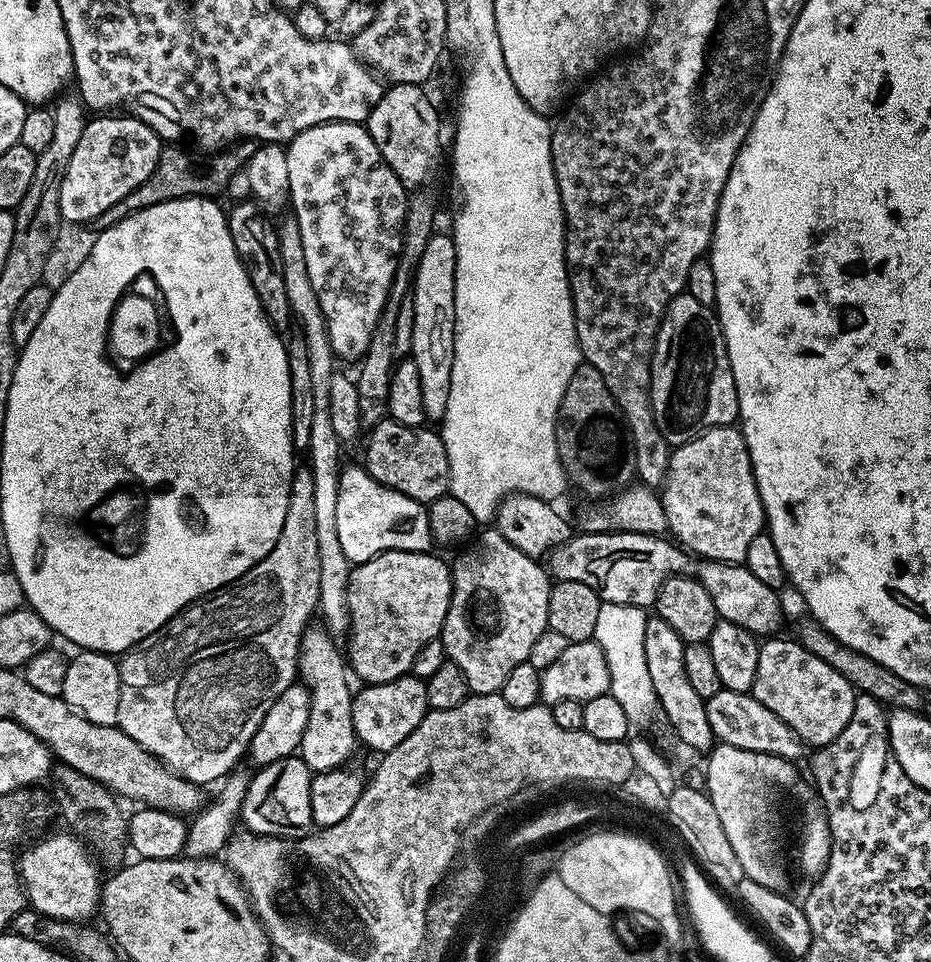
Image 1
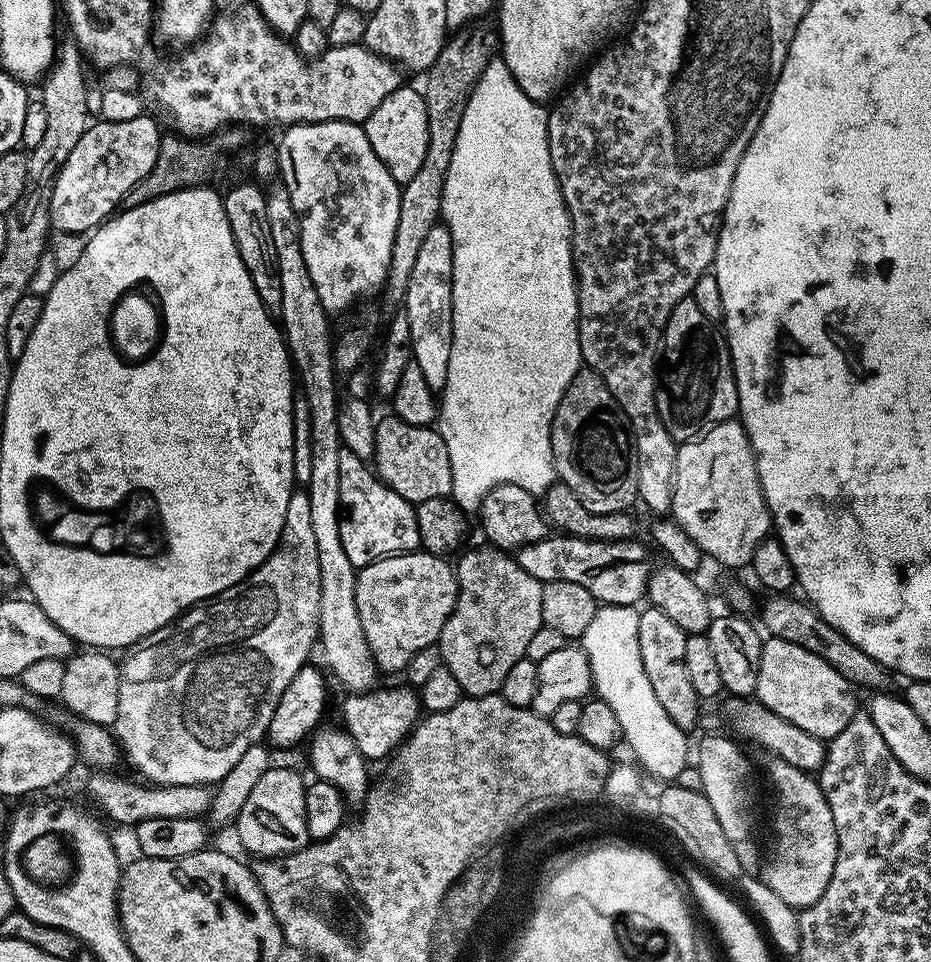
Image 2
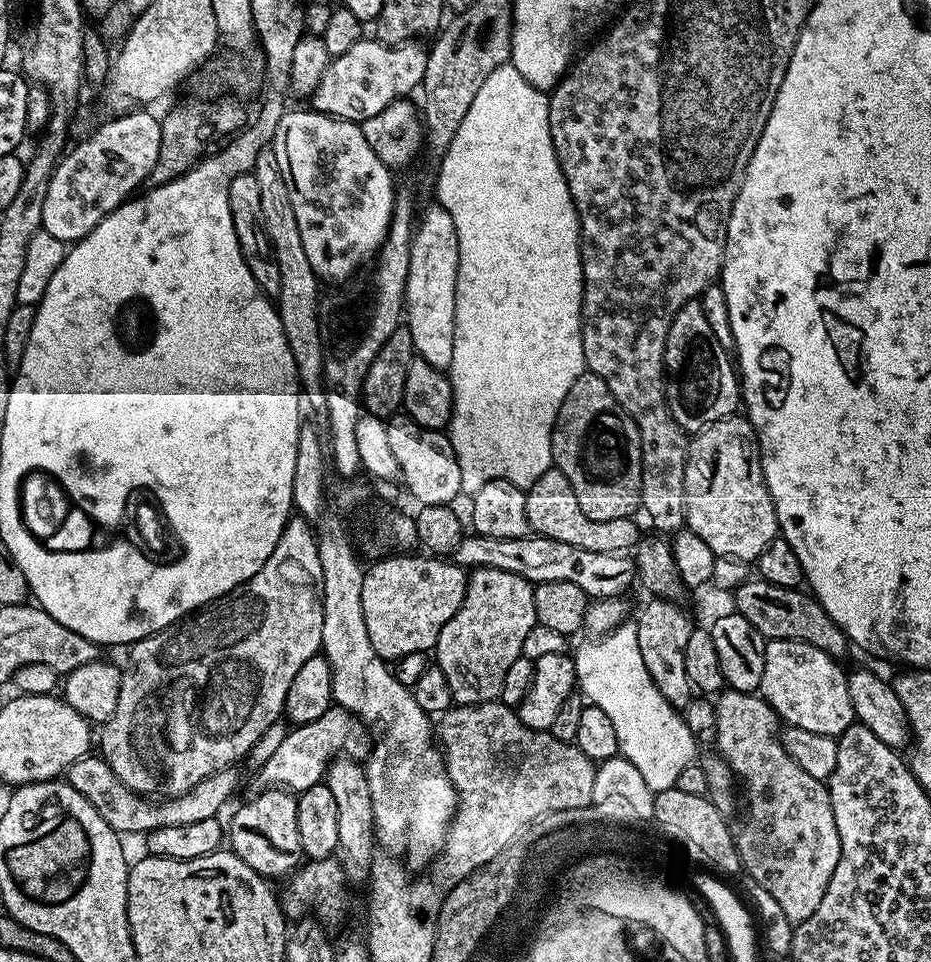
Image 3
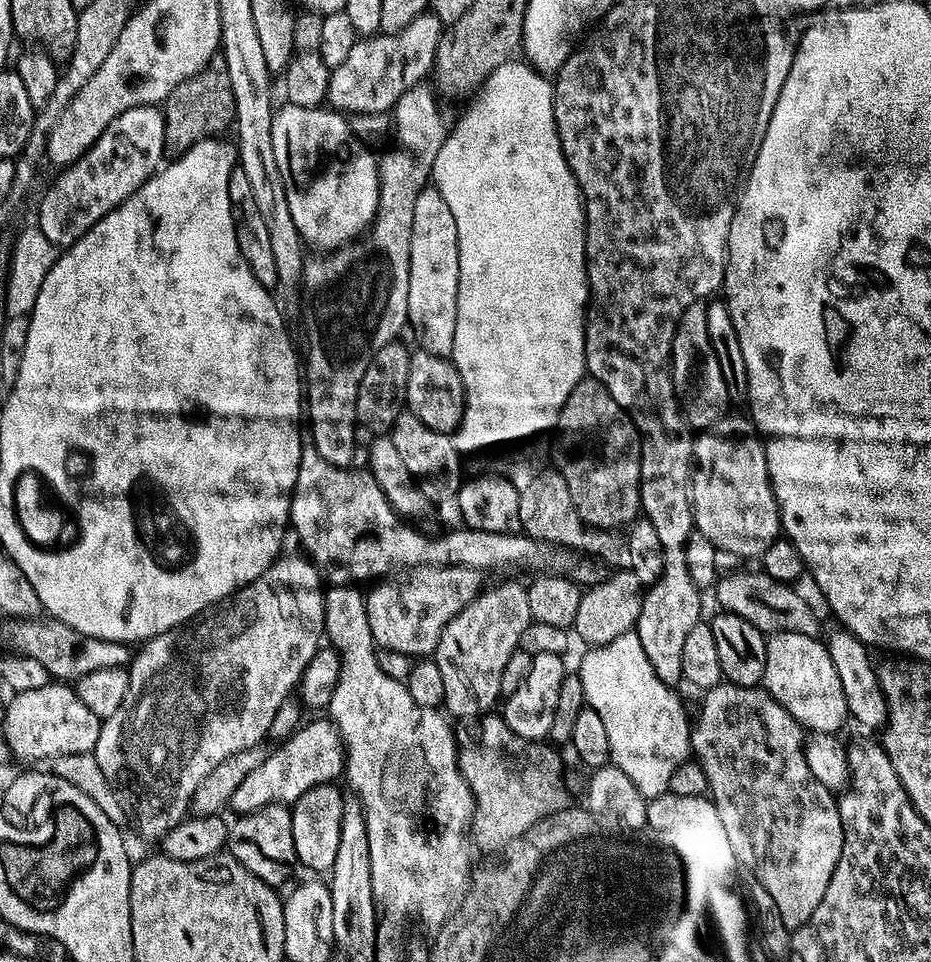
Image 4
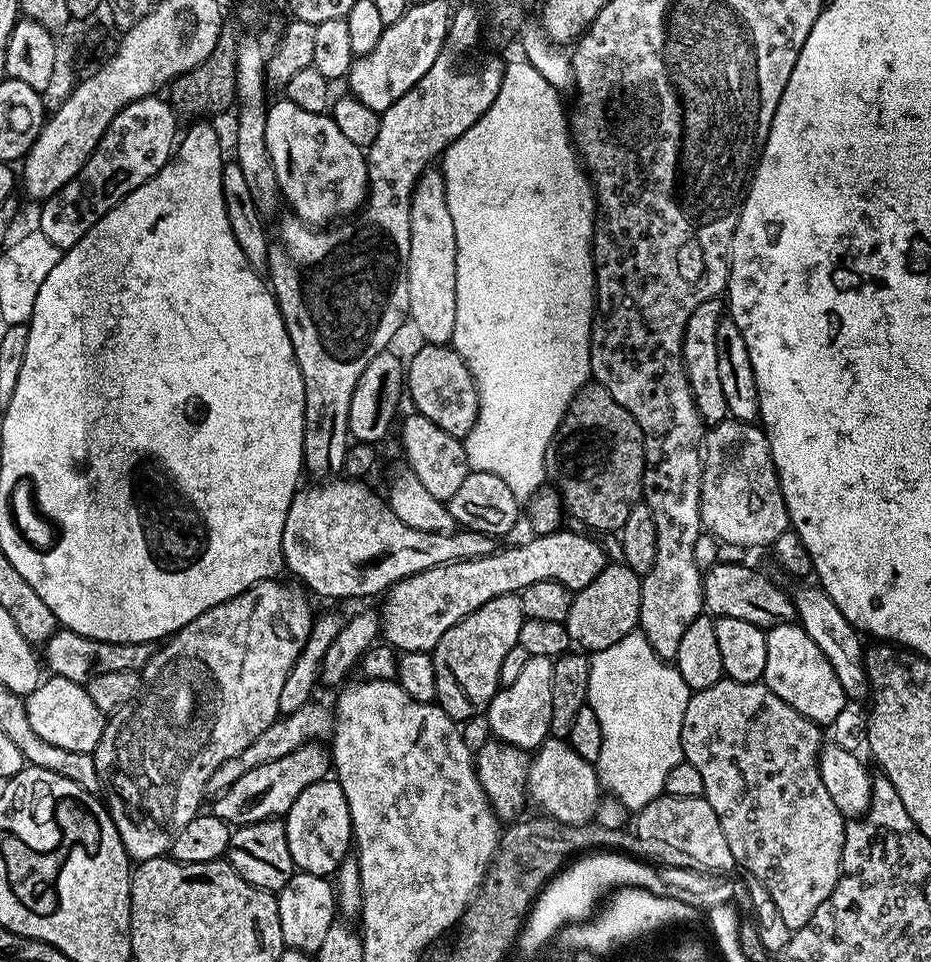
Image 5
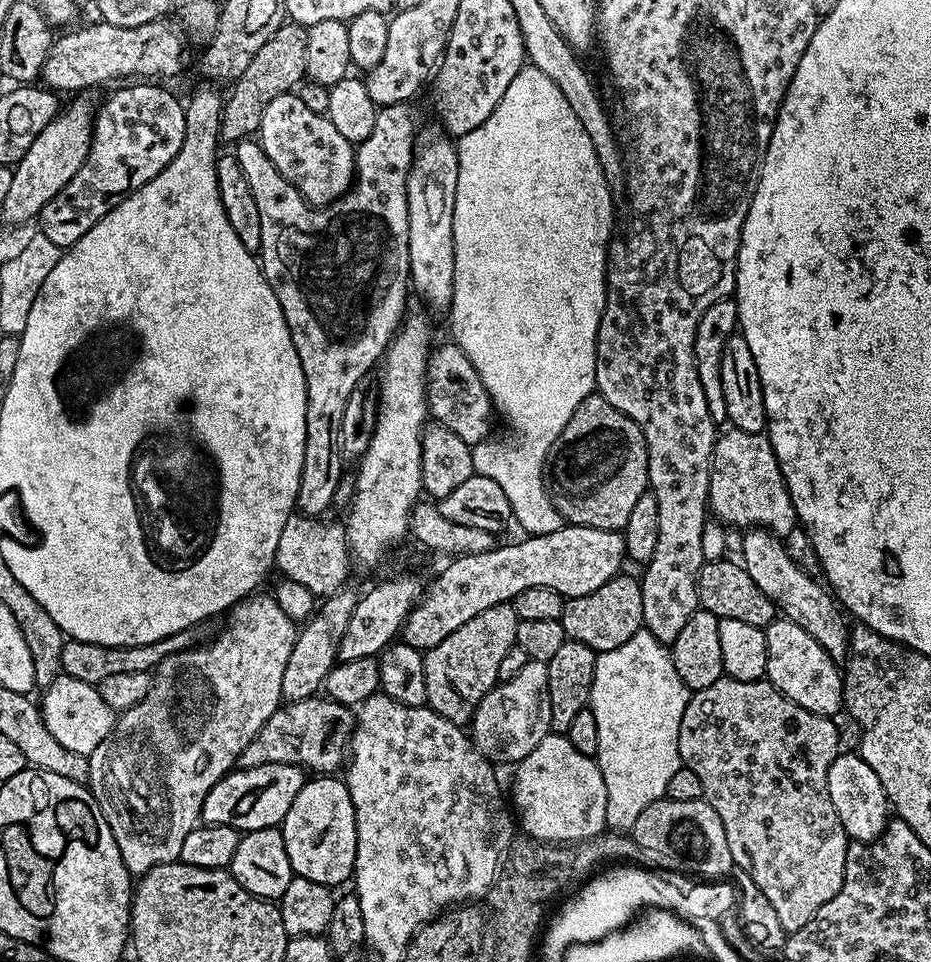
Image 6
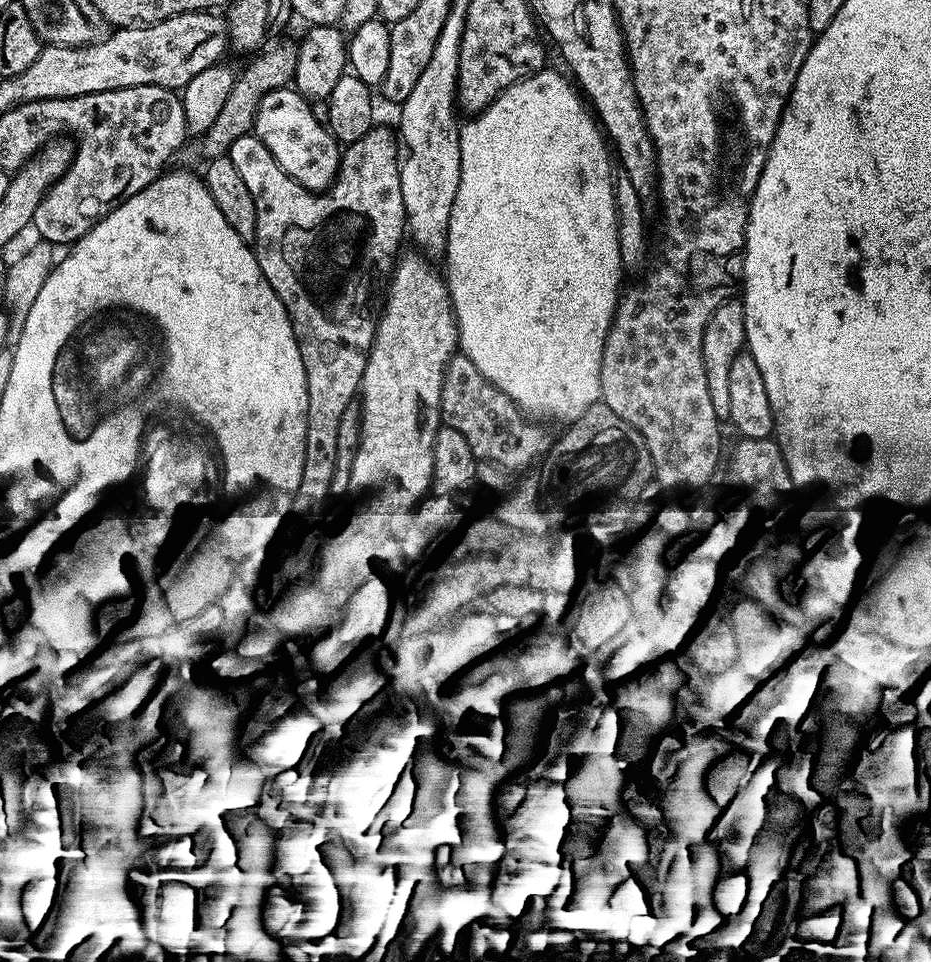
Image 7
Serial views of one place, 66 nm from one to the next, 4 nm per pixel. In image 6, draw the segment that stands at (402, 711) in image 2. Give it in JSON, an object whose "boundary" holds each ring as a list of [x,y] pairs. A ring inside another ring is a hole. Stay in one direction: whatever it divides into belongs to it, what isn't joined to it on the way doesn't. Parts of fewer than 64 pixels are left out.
{"boundary":[[[263,764],[253,768],[236,768],[223,776],[206,794],[200,818],[203,823],[230,826],[237,832],[253,832],[283,825],[298,790],[306,783],[305,769],[299,764]]]}

